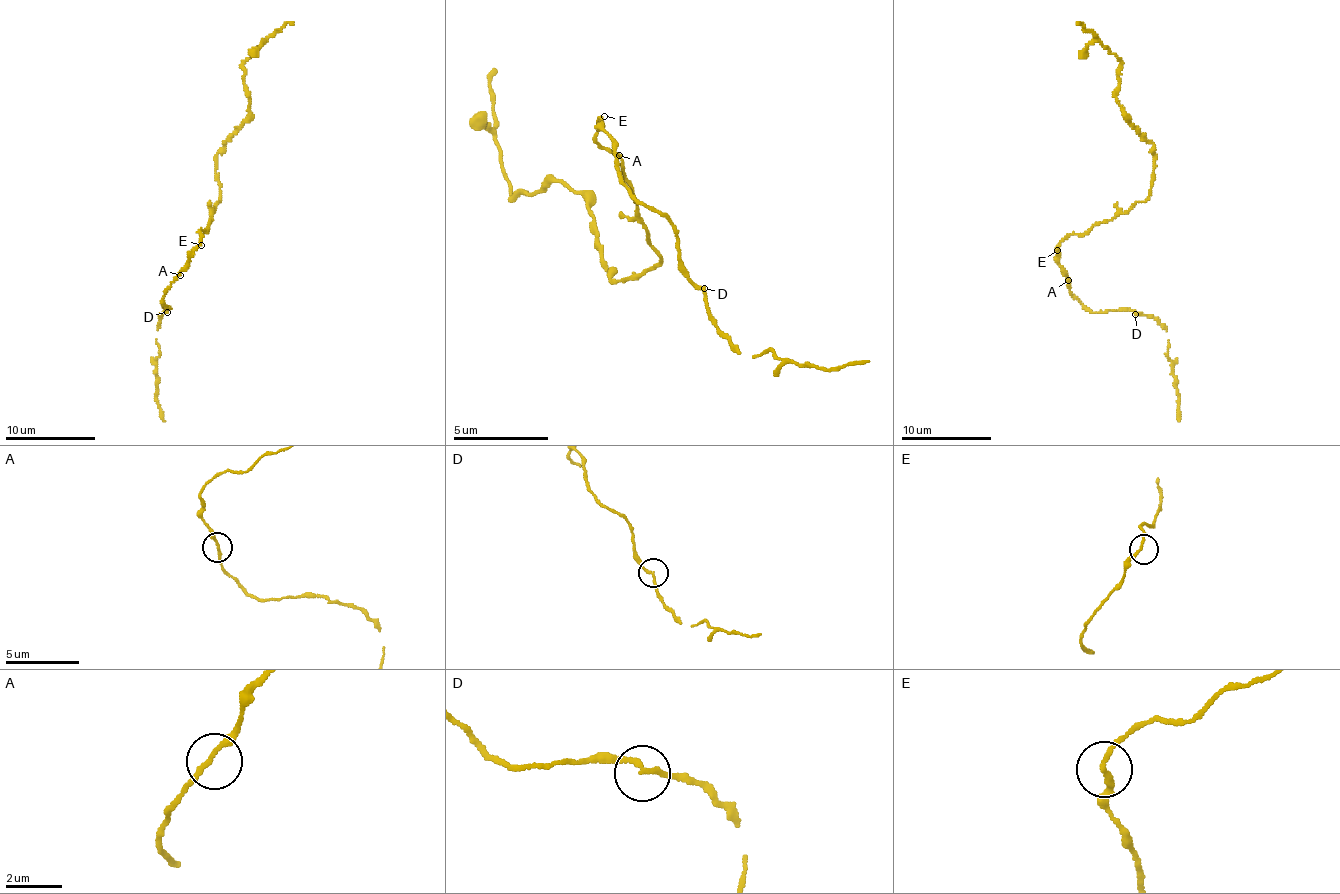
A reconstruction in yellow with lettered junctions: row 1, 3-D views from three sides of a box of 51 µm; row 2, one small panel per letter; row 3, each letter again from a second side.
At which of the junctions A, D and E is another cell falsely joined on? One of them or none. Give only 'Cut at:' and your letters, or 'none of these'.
Cut at: none of these

